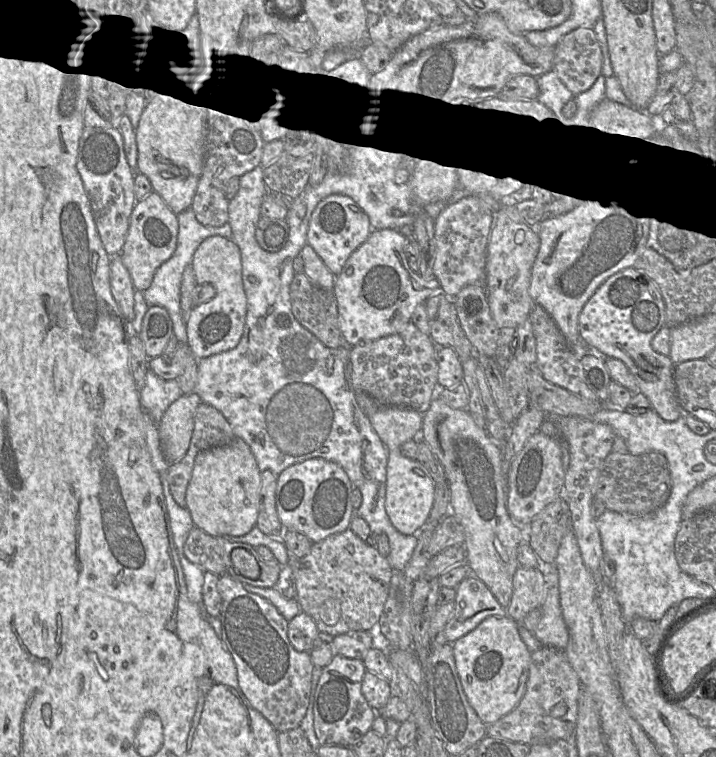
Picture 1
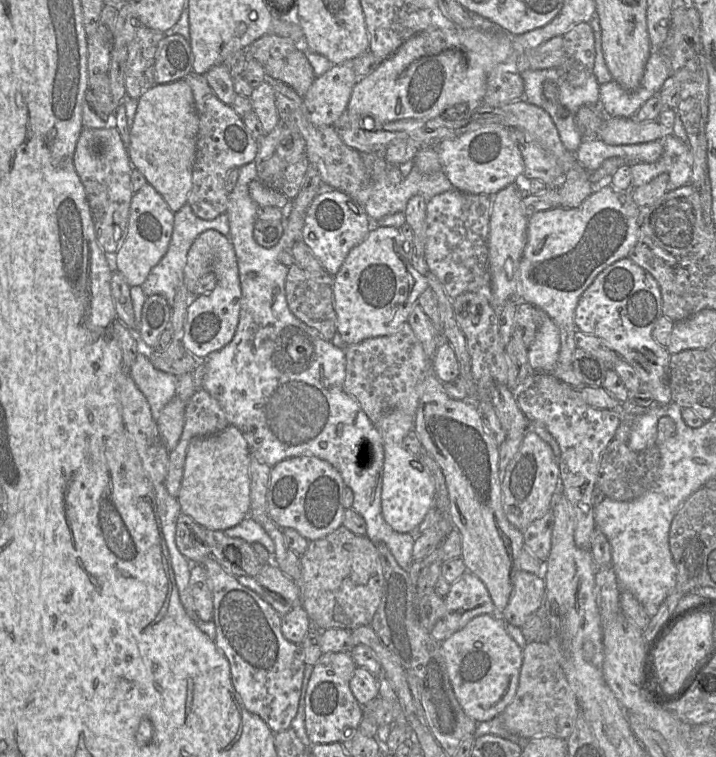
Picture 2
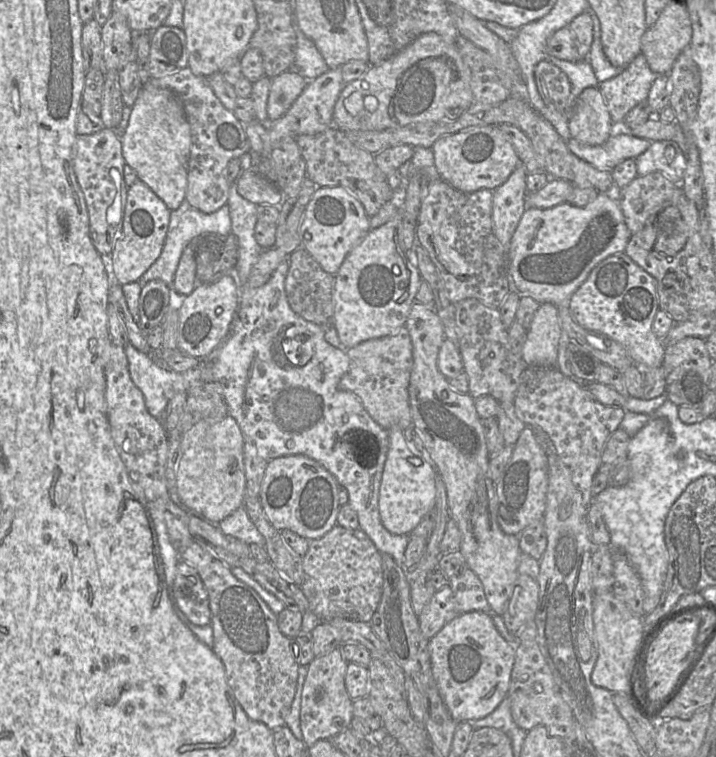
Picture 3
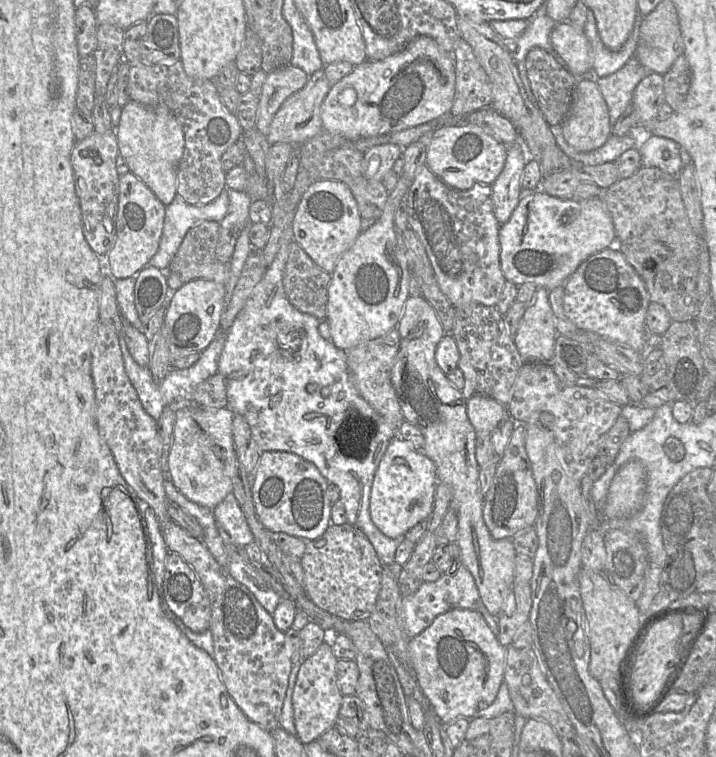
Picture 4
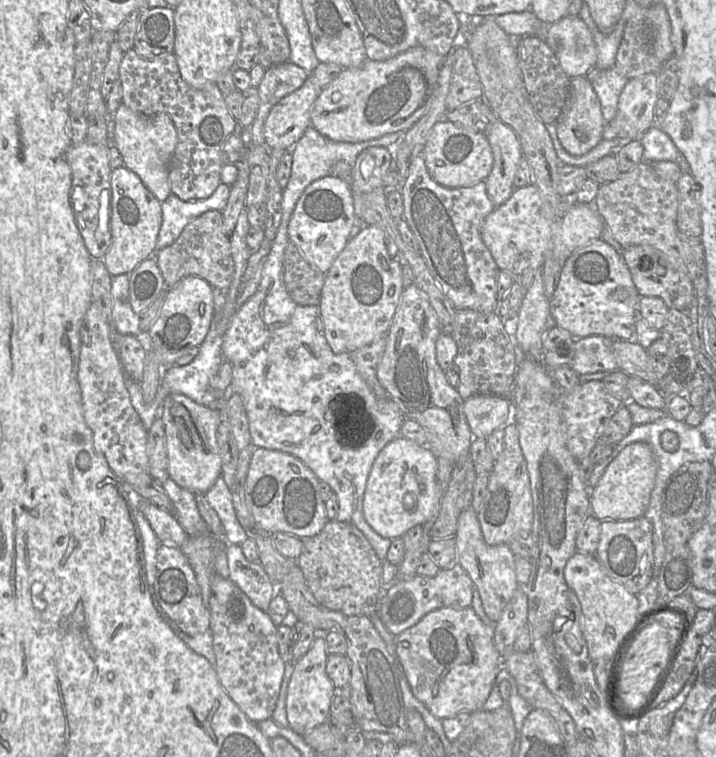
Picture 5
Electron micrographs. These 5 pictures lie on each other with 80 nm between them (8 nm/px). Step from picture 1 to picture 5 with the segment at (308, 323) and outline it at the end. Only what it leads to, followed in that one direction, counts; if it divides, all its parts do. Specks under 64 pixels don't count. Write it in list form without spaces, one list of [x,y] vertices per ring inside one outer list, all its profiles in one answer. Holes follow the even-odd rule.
[[[291,241],[284,252],[283,280],[295,303],[301,306],[319,306],[325,274],[312,267]]]

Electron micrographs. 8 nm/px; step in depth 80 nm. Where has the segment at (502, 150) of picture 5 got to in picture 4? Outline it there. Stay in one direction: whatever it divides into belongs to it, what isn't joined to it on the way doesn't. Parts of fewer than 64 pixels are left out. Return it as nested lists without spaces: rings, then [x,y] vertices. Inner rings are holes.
[[[507,145],[503,170],[491,184],[493,211],[500,225],[511,217],[521,199],[521,179],[526,161],[530,159],[519,145]]]

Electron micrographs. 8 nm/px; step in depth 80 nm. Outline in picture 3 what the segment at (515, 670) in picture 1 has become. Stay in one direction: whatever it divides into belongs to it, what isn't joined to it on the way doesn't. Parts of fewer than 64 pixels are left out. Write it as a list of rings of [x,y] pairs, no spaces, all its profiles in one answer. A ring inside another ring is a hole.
[[[468,612],[450,621],[429,639],[429,652],[439,693],[457,723],[486,717],[508,695],[516,649],[499,634],[492,618],[487,613]]]

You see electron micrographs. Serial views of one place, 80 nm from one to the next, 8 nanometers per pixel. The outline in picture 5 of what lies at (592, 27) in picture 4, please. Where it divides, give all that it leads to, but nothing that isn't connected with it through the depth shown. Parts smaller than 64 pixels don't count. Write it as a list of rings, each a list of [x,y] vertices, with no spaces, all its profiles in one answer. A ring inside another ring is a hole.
[[[585,3],[580,10],[579,16],[585,22],[593,36],[597,48],[596,67],[604,70],[611,69],[615,63],[617,49],[623,36],[625,24],[620,19],[611,32],[601,32]]]

